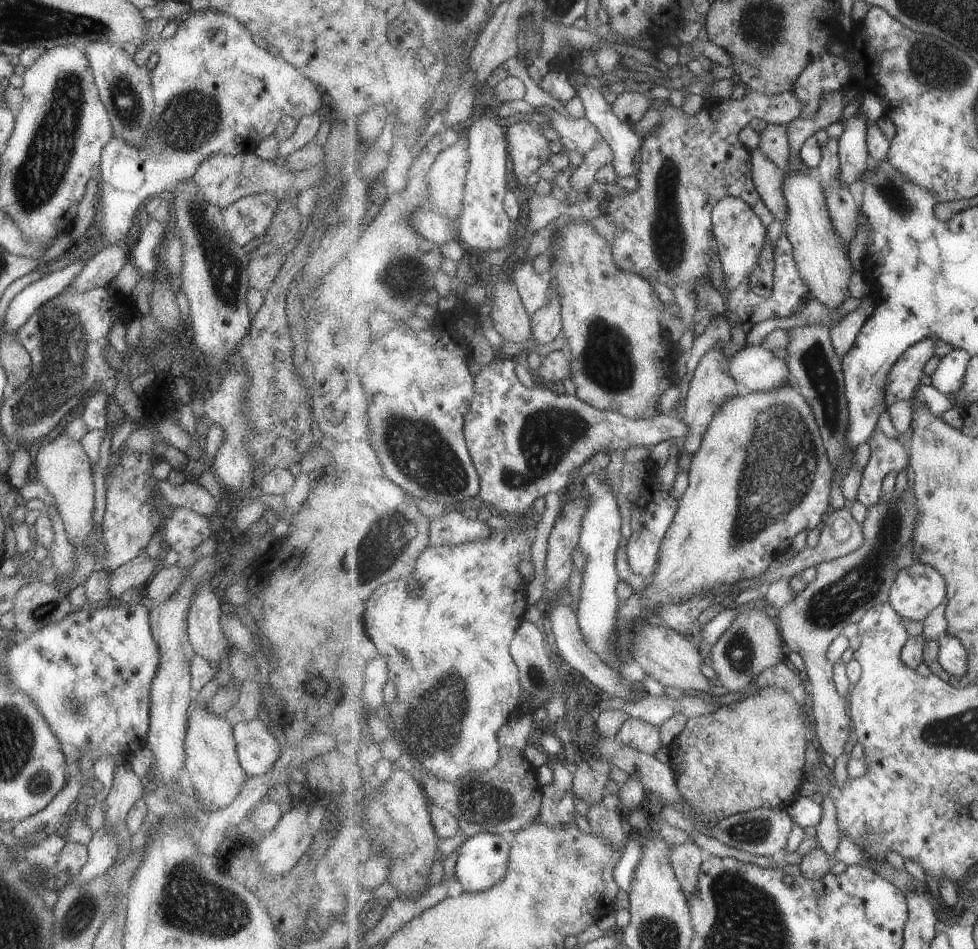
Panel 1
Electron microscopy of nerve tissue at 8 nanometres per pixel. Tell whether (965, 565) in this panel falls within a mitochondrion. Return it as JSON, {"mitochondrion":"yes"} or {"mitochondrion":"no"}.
{"mitochondrion":"no"}

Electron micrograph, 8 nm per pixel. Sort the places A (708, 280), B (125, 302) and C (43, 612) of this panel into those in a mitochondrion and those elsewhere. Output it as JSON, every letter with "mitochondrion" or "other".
{"A":"other","B":"other","C":"mitochondrion"}

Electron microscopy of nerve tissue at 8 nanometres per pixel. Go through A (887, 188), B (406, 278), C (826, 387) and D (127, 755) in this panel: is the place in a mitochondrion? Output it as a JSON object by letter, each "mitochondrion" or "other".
{"A":"mitochondrion","B":"mitochondrion","C":"mitochondrion","D":"other"}

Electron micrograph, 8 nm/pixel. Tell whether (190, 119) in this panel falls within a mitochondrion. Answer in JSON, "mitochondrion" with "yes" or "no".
{"mitochondrion":"yes"}

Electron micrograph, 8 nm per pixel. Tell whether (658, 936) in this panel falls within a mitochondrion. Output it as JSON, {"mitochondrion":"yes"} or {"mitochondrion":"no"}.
{"mitochondrion":"yes"}

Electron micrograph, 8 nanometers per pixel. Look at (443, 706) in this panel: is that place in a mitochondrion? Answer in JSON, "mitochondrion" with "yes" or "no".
{"mitochondrion":"yes"}

